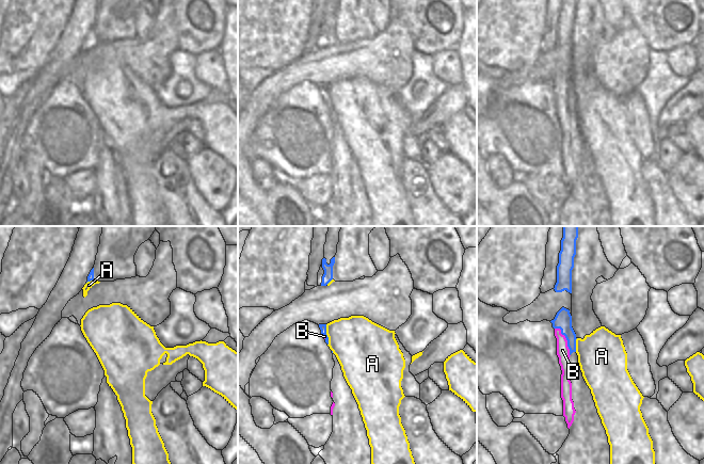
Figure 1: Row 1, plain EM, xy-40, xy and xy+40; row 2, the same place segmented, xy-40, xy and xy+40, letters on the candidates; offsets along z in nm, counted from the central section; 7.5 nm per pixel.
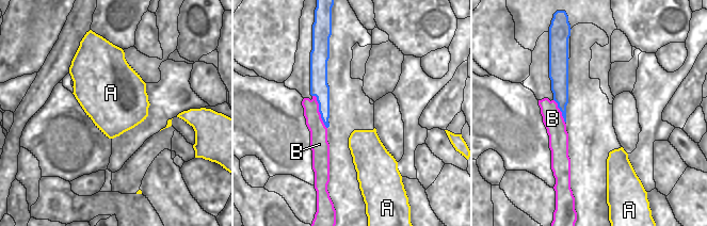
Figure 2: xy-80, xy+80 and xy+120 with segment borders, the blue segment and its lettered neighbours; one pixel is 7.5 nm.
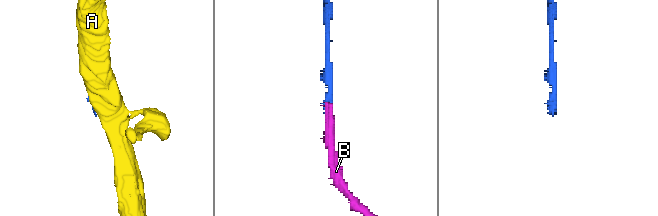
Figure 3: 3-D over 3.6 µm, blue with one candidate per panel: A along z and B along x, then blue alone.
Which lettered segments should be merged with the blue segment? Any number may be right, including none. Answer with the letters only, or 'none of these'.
none of these

